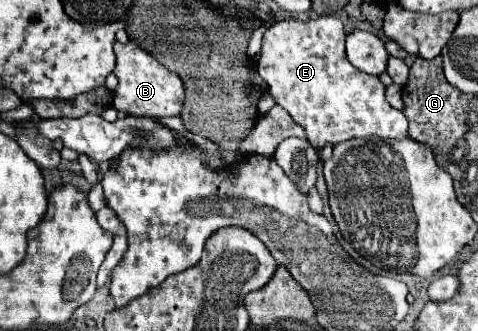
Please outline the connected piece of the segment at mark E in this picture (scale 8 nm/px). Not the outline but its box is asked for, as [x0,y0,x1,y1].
[257,16,407,148]

